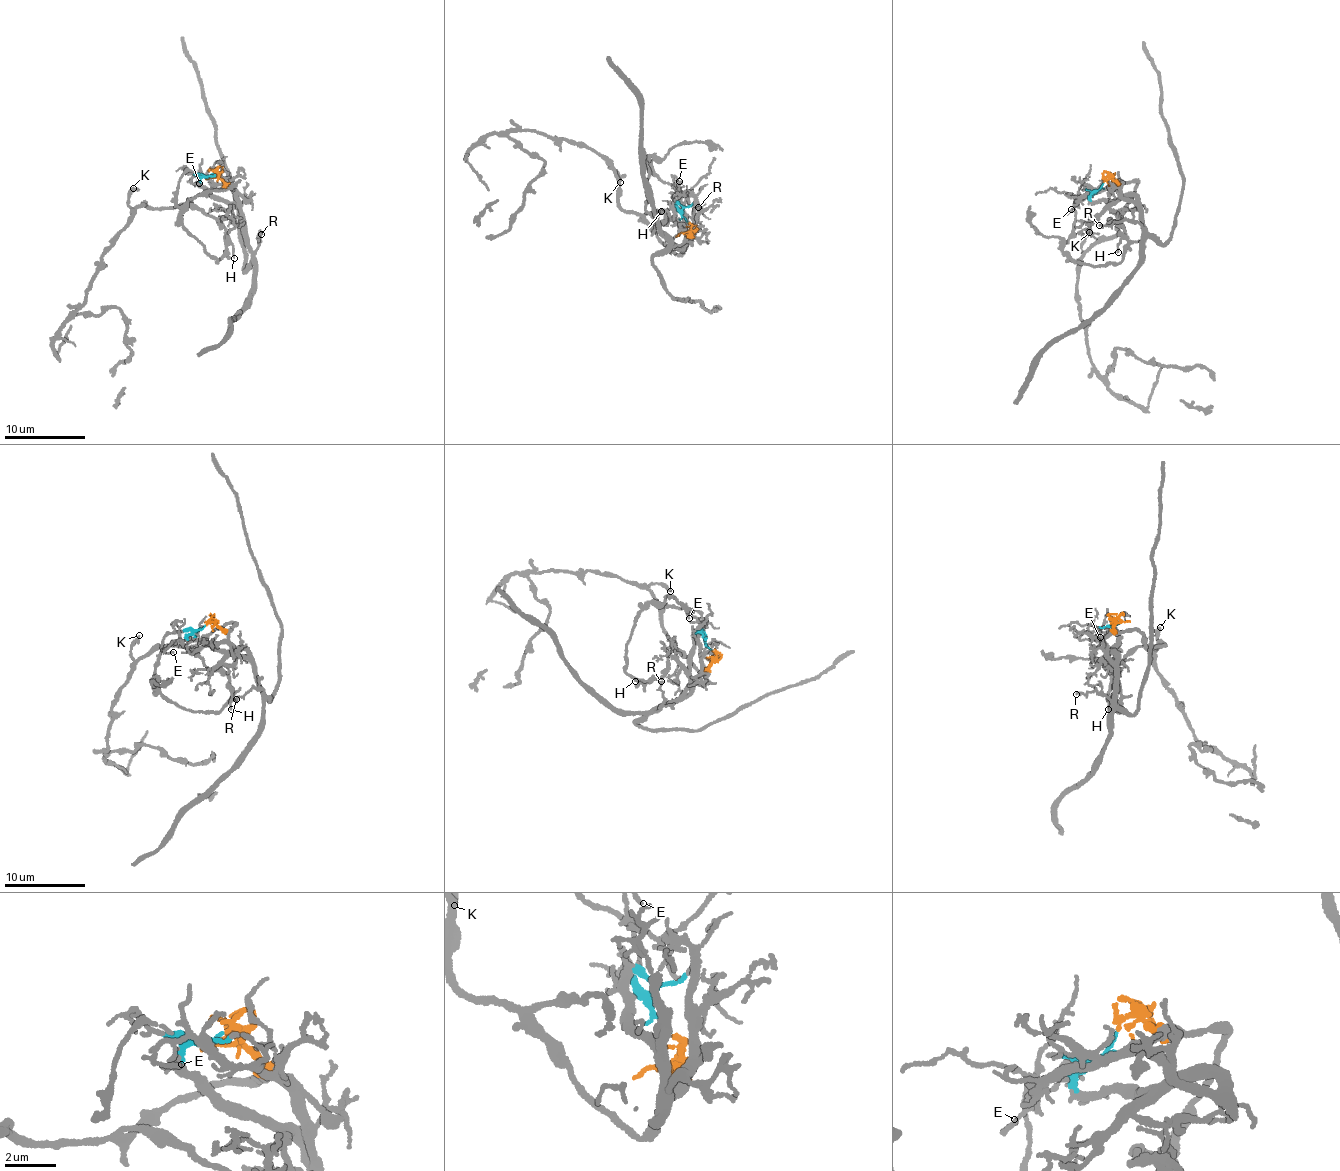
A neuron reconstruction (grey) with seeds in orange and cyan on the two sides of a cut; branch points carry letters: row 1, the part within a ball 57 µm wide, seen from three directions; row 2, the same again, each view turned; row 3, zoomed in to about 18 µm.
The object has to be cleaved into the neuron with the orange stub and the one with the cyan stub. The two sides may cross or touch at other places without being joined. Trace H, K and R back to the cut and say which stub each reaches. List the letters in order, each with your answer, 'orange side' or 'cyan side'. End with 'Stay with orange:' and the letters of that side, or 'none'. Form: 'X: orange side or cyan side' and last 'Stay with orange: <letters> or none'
H: orange side
K: orange side
R: cyan side
Stay with orange: H, K

